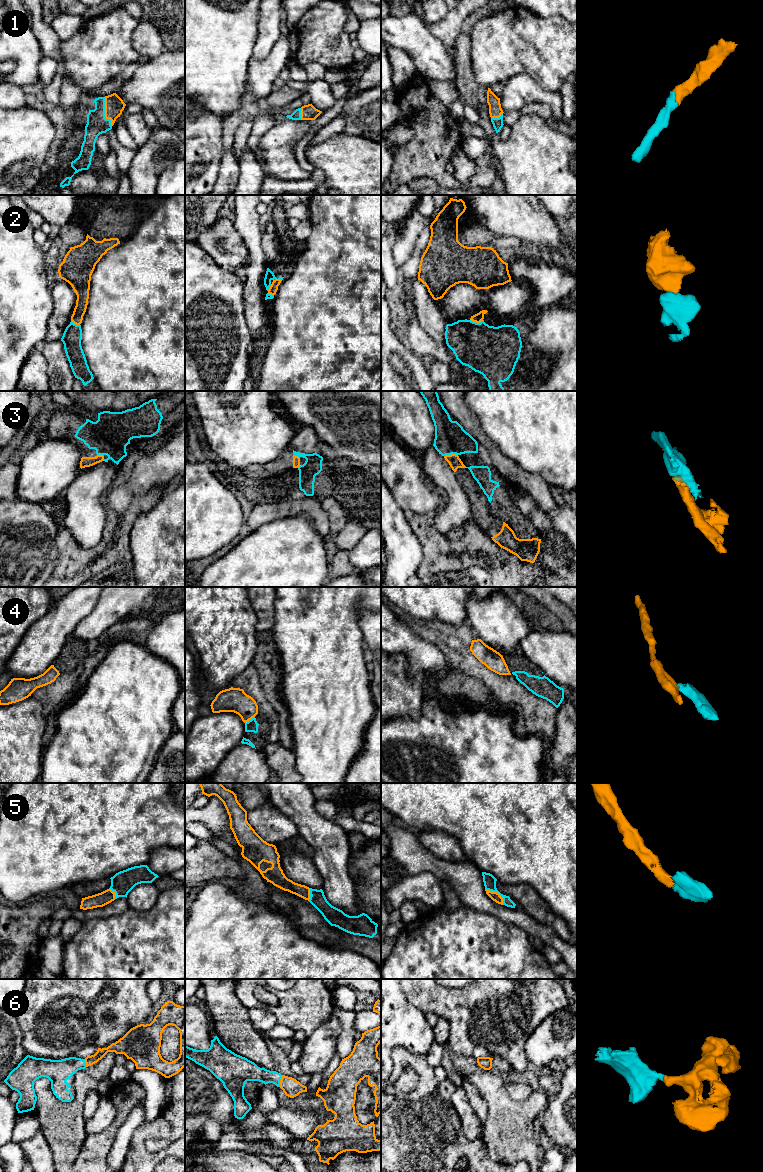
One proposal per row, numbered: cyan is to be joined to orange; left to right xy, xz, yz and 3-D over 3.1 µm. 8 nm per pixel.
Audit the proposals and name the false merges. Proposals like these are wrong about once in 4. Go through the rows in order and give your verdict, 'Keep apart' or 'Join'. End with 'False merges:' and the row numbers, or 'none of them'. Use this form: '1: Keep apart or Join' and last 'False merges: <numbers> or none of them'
1: Join
2: Join
3: Join
4: Keep apart
5: Join
6: Join
False merges: 4

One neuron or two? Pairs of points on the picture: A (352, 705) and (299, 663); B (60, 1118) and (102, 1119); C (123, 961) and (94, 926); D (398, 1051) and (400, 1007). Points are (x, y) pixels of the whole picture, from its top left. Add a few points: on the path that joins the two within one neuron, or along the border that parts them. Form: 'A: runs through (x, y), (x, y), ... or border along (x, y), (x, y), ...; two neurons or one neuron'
A: runs through (339, 699), (312, 672); one neuron
B: border along (85, 1120), (85, 1132), (87, 1134); two neurons
C: runs through (114, 952), (98, 935); one neuron
D: border along (391, 1050), (396, 1046), (404, 1046), (420, 1054); two neurons

